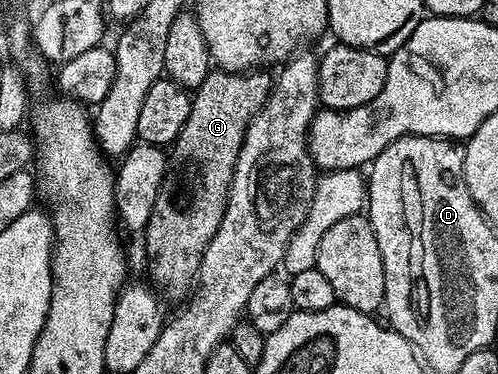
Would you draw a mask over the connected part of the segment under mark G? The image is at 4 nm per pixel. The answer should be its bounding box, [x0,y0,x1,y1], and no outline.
[142,68,273,299]

